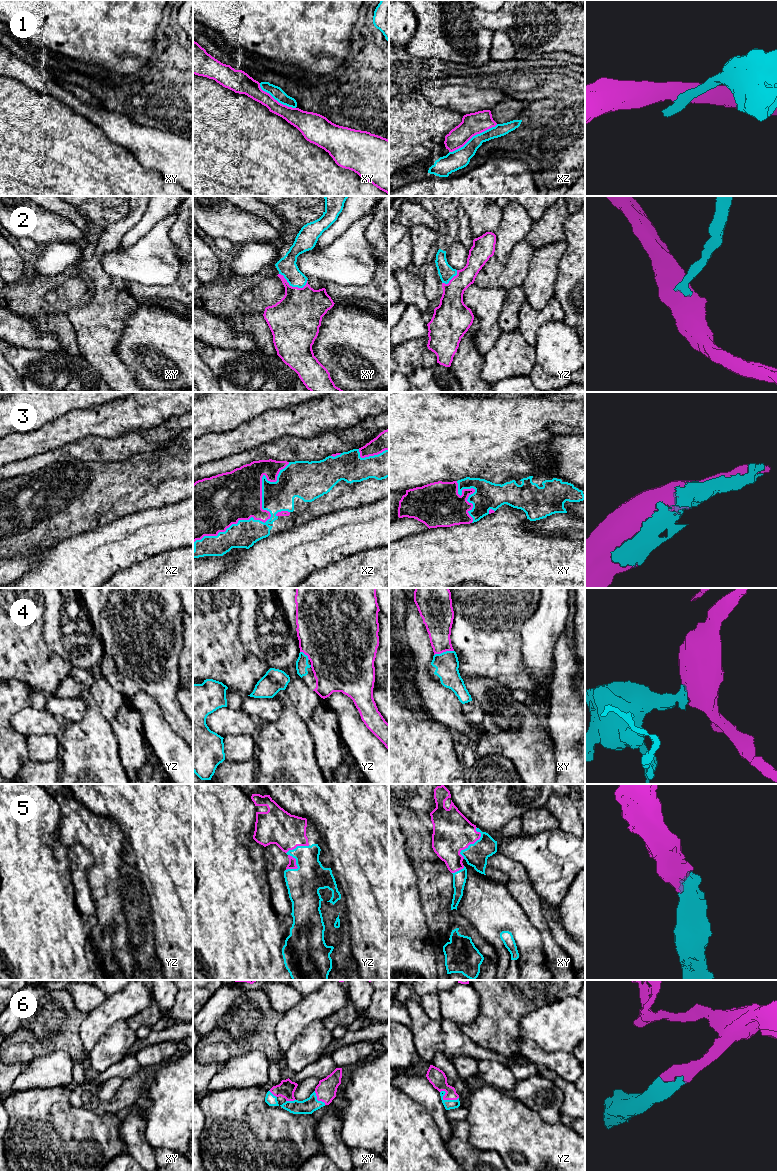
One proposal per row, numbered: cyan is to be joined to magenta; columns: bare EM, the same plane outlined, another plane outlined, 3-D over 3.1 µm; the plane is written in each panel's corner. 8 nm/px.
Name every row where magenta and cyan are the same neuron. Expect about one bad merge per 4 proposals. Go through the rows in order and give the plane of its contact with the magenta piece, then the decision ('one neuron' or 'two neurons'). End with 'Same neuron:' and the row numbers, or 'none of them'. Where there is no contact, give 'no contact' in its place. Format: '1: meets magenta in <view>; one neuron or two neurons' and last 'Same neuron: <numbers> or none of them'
1: meets magenta in xz; two neurons
2: meets magenta in xy; one neuron
3: meets magenta in xz; one neuron
4: meets magenta in xy; one neuron
5: meets magenta in xy; one neuron
6: meets magenta in yz; one neuron
Same neuron: 2, 3, 4, 5, 6

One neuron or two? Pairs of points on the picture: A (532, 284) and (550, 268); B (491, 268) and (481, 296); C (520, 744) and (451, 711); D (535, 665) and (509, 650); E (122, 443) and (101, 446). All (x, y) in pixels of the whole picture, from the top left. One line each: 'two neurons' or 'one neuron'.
A: one neuron
B: two neurons
C: two neurons
D: two neurons
E: one neuron

